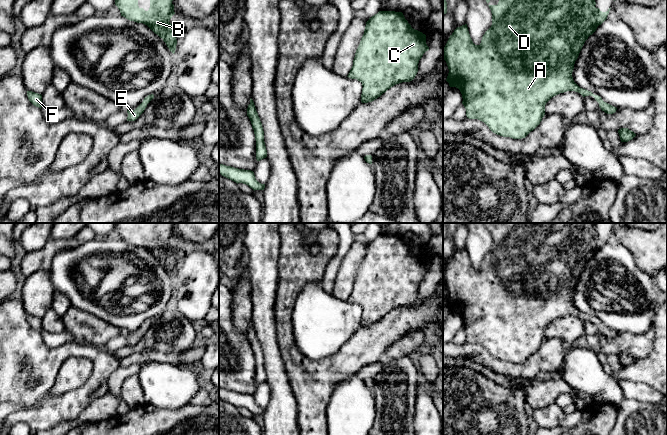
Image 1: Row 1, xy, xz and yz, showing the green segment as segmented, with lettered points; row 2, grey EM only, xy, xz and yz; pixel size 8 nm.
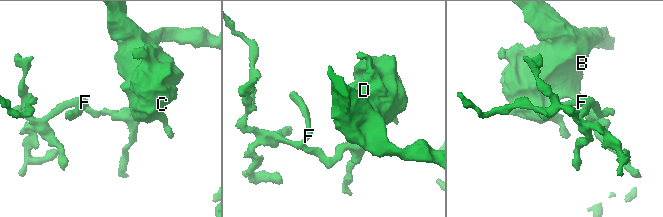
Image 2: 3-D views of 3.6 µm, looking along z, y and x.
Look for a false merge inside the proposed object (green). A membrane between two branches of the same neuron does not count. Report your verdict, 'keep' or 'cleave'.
keep

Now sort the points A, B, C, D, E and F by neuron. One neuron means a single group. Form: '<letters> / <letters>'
A B C D E F

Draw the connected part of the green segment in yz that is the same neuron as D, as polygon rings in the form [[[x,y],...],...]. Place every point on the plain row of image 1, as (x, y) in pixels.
[[[500,223],[497,229],[488,228],[492,249],[479,269],[473,267],[467,248],[457,251],[444,271],[444,284],[449,293],[446,305],[450,311],[460,314],[467,342],[484,346],[497,359],[522,363],[542,345],[546,327],[567,315],[578,316],[583,321],[593,320],[602,335],[615,337],[616,331],[591,315],[580,312],[572,301],[575,285],[585,265],[607,243],[611,233],[602,236],[595,229],[594,223]]]

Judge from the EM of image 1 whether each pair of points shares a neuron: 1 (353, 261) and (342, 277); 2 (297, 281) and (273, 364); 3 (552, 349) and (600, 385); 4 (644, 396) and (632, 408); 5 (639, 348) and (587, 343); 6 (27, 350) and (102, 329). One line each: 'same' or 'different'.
1: same
2: different
3: different
4: different
5: same
6: different

